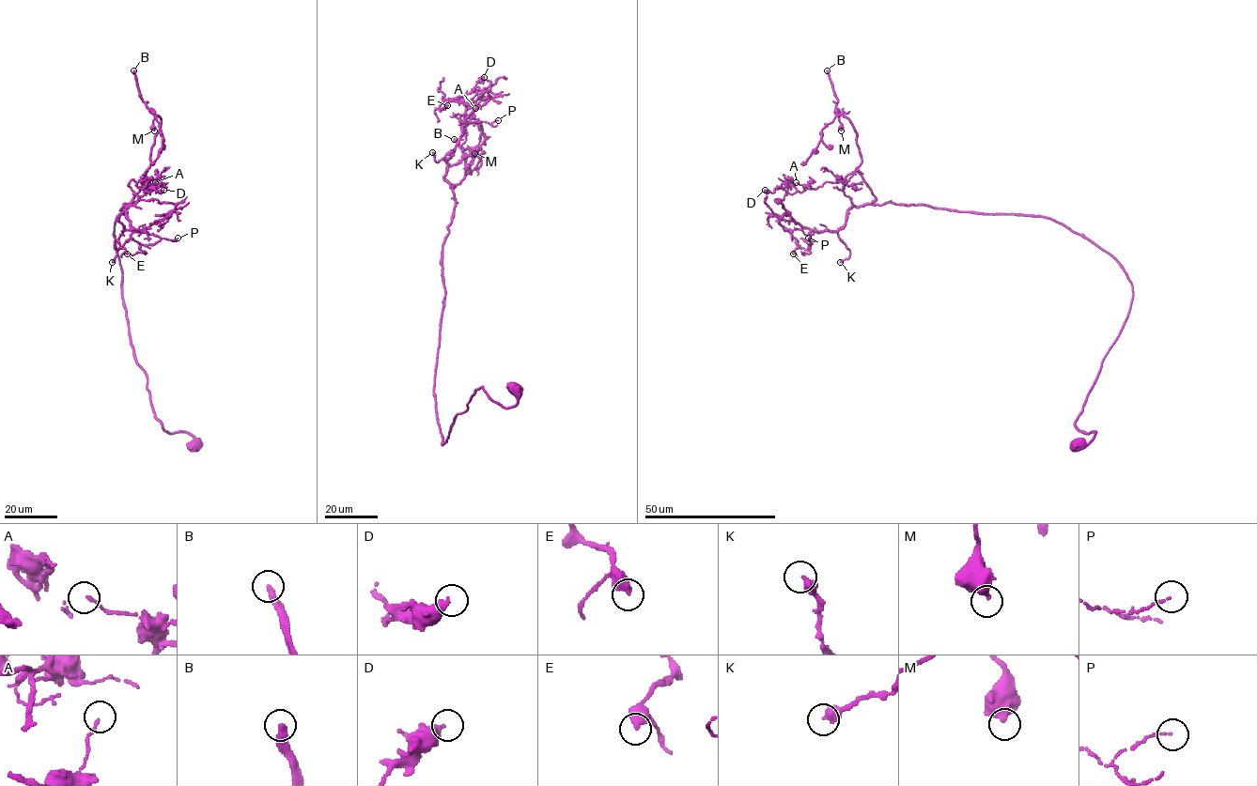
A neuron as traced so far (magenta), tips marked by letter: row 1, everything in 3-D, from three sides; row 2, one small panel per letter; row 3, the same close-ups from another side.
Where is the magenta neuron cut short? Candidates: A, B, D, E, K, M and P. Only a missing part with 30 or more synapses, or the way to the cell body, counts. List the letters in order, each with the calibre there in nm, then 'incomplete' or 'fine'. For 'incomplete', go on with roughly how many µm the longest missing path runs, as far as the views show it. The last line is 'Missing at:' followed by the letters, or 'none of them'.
A: 130 nm | fine
B: 360 nm | incomplete | 250 µm
D: 440 nm | fine
E: 550 nm | fine
K: 440 nm | fine
M: 500 nm | fine
P: 90 nm | fine
Missing at: B

